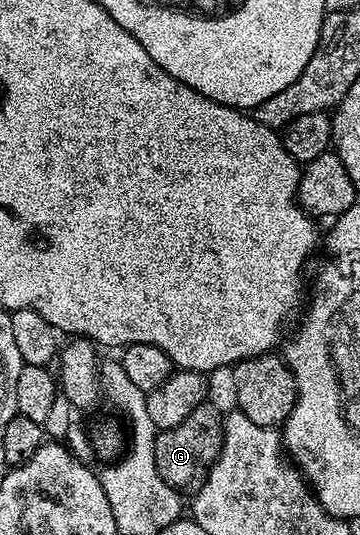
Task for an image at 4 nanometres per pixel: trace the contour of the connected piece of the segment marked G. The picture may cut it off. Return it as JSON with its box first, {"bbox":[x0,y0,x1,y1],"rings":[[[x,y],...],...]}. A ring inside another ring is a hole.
{"bbox":[154,402,224,493],"rings":[[[204,402],[182,421],[182,425],[160,431],[154,445],[158,473],[181,493],[195,493],[204,483],[208,470],[216,463],[224,440],[224,415],[211,402]]]}

